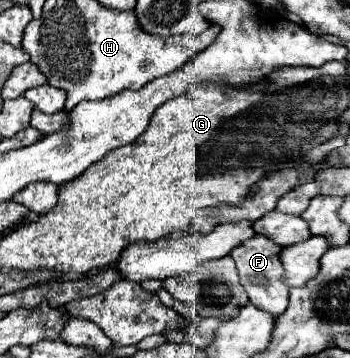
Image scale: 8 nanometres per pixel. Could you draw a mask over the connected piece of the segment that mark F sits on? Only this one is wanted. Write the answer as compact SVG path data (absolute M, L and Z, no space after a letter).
M255 235L255 237L239 243L235 247L235 251L229 253L233 257L233 261L237 263L239 281L245 287L249 301L255 307L265 309L271 315L281 315L287 309L287 299L289 299L289 287L281 279L283 265L279 263L279 253L281 253L281 247L275 245L269 237L261 237L261 235Z

